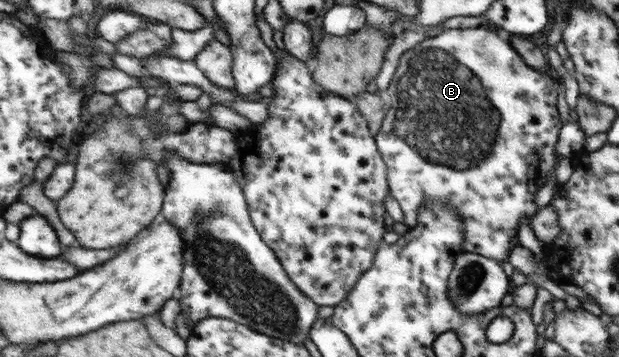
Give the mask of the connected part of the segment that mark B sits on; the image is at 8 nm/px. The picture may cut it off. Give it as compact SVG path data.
M479 27L460 29L460 30L443 30L438 35L426 37L421 42L404 51L398 59L395 71L391 81L386 89L389 95L389 109L386 117L382 119L381 127L375 133L375 139L378 142L378 150L382 159L385 161L388 170L388 182L390 183L391 197L397 201L403 213L403 225L415 227L418 210L432 197L442 203L448 203L458 217L462 227L462 240L459 247L463 252L469 252L482 255L483 257L505 262L508 256L509 248L516 241L516 231L518 221L525 218L528 223L530 217L537 211L538 207L532 202L534 193L545 183L548 178L547 173L556 167L556 157L553 155L553 148L557 141L557 134L561 129L561 119L555 109L555 83L549 73L535 71L527 67L519 54L503 39L499 39L495 33L479 29Z

